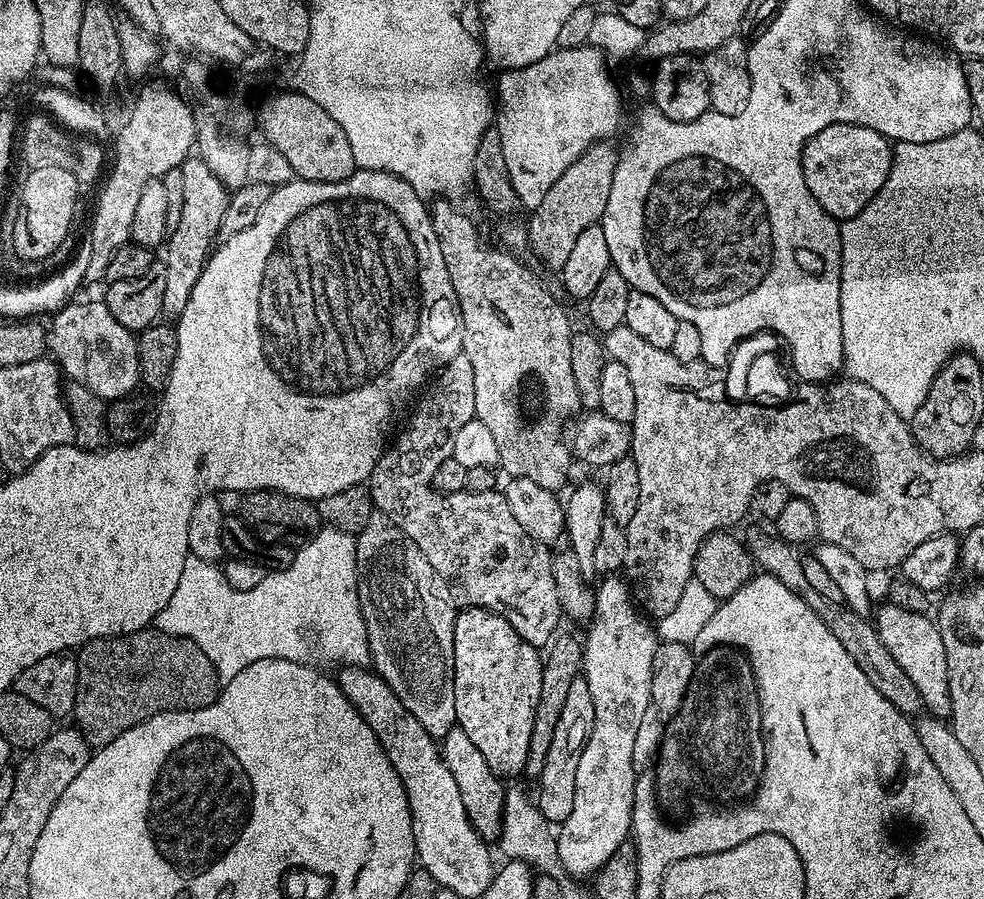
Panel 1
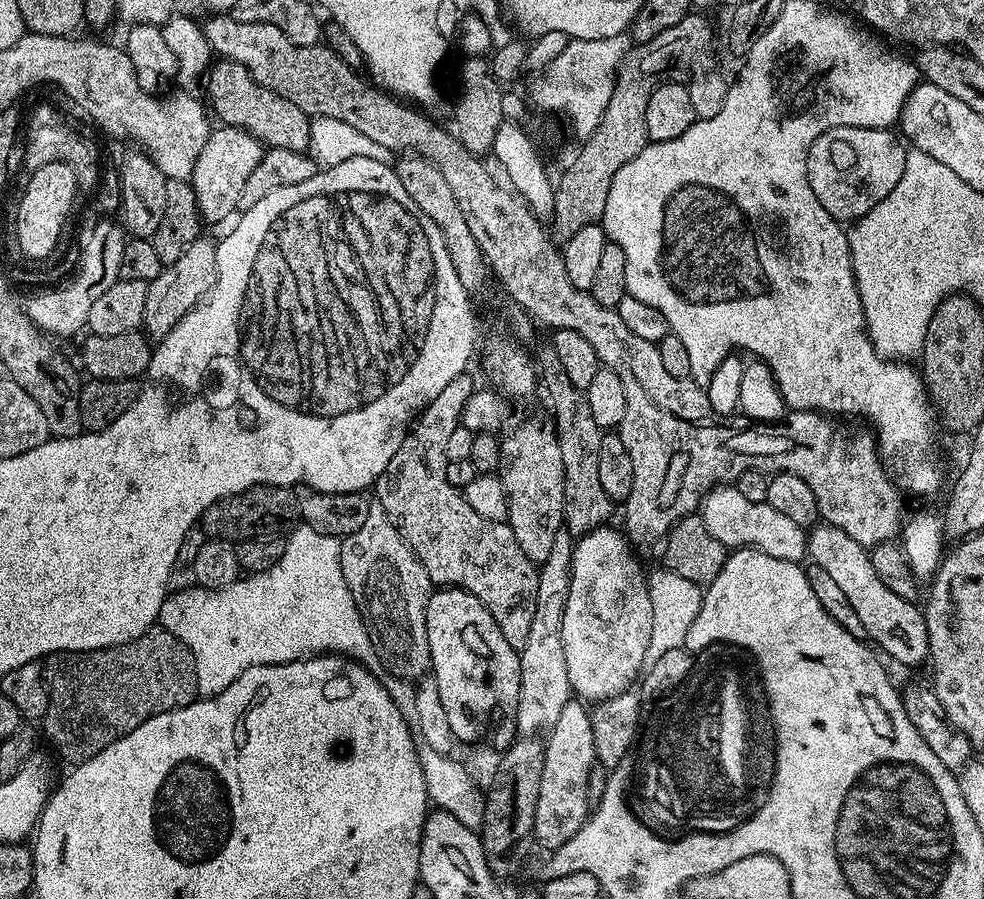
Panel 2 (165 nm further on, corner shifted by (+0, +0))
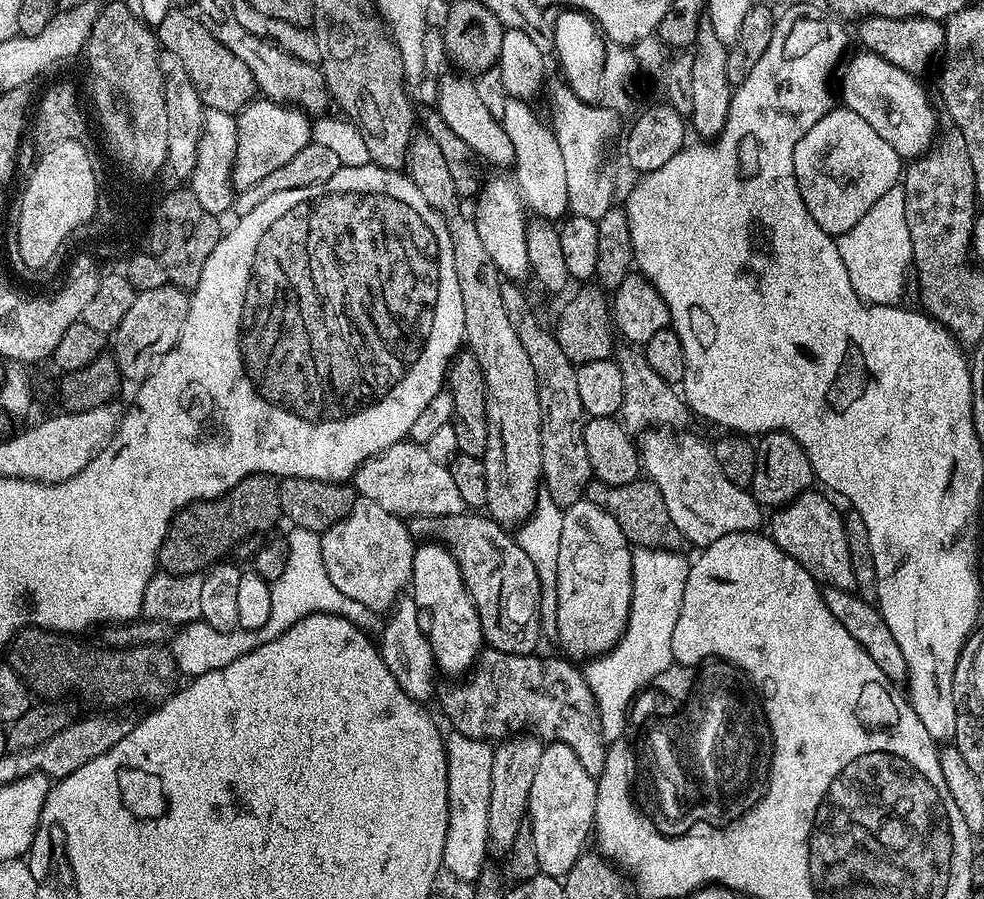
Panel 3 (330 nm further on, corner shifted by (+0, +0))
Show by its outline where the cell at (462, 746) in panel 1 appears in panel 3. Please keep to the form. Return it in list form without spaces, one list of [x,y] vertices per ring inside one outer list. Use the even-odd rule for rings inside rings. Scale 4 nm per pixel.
[[[405,594],[399,597],[392,605],[382,628],[383,636],[384,641],[379,641],[378,647],[382,662],[386,662],[386,670],[390,670],[390,674],[394,674],[394,682],[398,682],[398,686],[402,686],[402,690],[410,699],[427,705],[428,699],[431,696],[433,699],[438,692],[438,684],[432,681],[434,674],[437,675],[438,669],[428,641],[428,633],[422,623],[421,610],[412,601],[411,595]]]

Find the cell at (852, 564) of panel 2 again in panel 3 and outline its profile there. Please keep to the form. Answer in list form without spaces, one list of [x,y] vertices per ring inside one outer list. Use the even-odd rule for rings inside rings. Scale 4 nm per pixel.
[[[823,491],[803,492],[791,504],[775,509],[770,516],[772,532],[770,539],[787,554],[792,561],[810,573],[816,583],[830,588],[841,588],[847,592],[856,587],[856,575],[850,562],[850,550],[846,546],[844,517]]]

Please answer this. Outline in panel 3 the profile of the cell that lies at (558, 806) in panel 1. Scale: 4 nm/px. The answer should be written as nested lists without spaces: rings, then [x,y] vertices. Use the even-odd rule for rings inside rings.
[[[548,742],[544,744],[544,753],[542,758],[538,758],[538,774],[534,774],[534,782],[530,786],[530,798],[528,799],[527,823],[532,825],[532,833],[534,834],[534,851],[538,853],[538,866],[541,873],[545,876],[555,876],[563,878],[567,876],[568,871],[574,866],[574,862],[578,862],[578,858],[583,856],[590,844],[590,837],[594,832],[596,823],[596,782],[597,777],[586,774],[586,769],[582,767],[582,762],[578,762],[578,754],[574,754],[574,750],[570,750],[570,746]]]

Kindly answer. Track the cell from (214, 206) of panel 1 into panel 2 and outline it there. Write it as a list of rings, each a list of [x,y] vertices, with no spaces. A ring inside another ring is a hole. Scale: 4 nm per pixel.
[[[216,126],[211,129],[206,138],[206,146],[202,146],[202,154],[198,154],[198,162],[194,162],[191,185],[194,198],[198,198],[198,210],[201,221],[216,224],[224,220],[232,211],[240,208],[242,190],[246,186],[246,178],[254,166],[263,158],[266,148],[250,133],[241,128]]]

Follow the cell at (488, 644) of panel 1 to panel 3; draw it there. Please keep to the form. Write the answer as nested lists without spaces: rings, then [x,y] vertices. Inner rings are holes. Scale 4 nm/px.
[[[424,542],[417,547],[410,595],[426,621],[428,641],[436,659],[437,669],[441,673],[457,675],[456,677],[467,673],[485,647],[484,635],[478,610],[466,590],[464,579],[458,570],[458,562],[454,562],[450,550],[443,544]]]

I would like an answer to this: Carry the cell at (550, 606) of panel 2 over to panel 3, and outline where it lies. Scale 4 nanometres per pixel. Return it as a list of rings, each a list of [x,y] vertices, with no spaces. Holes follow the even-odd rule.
[[[535,735],[516,736],[505,739],[504,744],[495,749],[491,767],[489,841],[493,849],[507,850],[512,847],[518,835],[518,826],[526,823],[530,786],[534,774],[538,774],[538,758],[542,758],[544,744]],[[513,739],[513,740],[512,740]]]

